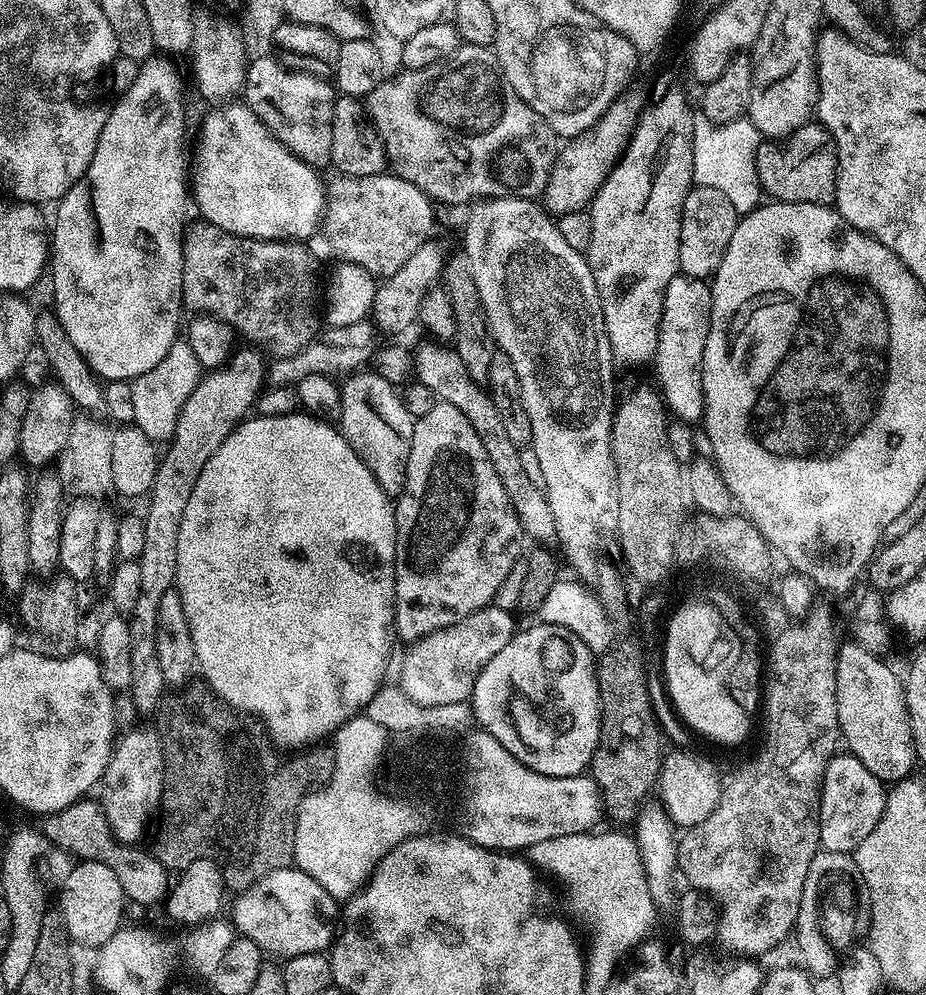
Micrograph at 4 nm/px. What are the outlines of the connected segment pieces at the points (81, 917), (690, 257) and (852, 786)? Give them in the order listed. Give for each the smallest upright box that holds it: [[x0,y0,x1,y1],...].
[[58,860,126,949],[680,186,738,277],[817,752,887,853]]

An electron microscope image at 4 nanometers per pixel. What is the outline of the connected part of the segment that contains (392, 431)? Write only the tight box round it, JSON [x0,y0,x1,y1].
[338,370,415,498]

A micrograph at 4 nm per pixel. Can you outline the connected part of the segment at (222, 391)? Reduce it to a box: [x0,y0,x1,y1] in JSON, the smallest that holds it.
[127,347,266,709]

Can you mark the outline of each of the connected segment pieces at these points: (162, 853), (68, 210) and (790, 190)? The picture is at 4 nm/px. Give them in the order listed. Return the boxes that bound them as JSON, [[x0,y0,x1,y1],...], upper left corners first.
[[150,682,332,894],[50,58,190,382],[756,122,836,205]]

